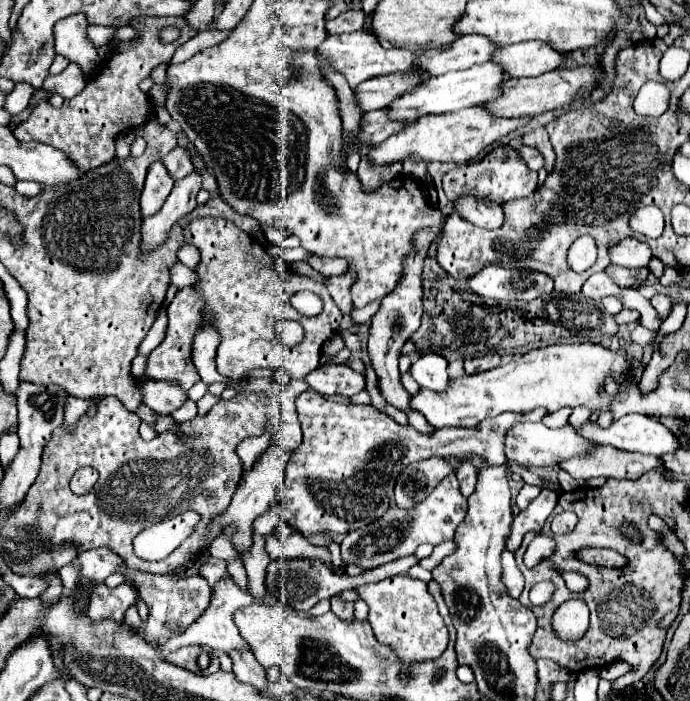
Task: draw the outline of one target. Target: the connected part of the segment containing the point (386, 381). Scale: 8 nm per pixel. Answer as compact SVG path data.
M424 229L424 233L416 235L416 253L412 253L412 257L408 257L408 261L404 261L404 281L400 281L400 285L388 293L388 297L384 297L378 313L372 317L372 325L370 325L370 339L368 339L368 355L372 361L372 367L378 375L378 383L380 383L380 391L386 397L388 403L392 403L394 407L402 409L408 415L408 421L414 429L418 429L420 433L434 433L436 427L432 427L426 417L410 407L410 399L412 395L404 389L402 381L400 381L400 371L398 371L398 357L400 357L400 349L402 345L412 337L412 333L420 327L420 317L422 317L422 263L426 259L426 251L430 247L430 243L436 239L436 229Z

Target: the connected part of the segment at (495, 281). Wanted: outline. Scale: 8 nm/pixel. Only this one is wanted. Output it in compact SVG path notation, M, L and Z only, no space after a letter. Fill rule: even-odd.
M488 265L480 273L476 273L476 277L470 277L468 285L474 293L478 293L480 297L486 297L486 299L530 301L530 299L540 297L542 293L550 293L554 283L544 273Z

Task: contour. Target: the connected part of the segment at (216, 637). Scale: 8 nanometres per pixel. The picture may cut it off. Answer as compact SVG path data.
M232 579L228 581L220 581L218 587L214 589L214 599L212 599L212 605L210 609L206 609L206 613L196 621L192 623L186 633L182 633L180 637L172 637L168 639L166 643L158 645L161 654L167 655L168 653L175 651L182 645L208 645L210 649L216 649L216 651L250 651L250 645L240 637L238 629L234 627L234 621L232 621L232 613L240 607L246 607L246 605L252 605L255 599L250 593L242 591L240 587L236 587L236 583Z

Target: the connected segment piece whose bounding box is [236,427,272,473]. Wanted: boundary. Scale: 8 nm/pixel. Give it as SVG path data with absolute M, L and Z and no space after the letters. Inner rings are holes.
M270 427L264 435L252 437L252 439L244 439L244 441L238 445L236 453L238 453L240 459L242 459L242 473L248 473L248 471L256 465L256 461L260 459L260 455L268 449L268 445L270 445L270 435L272 435L272 427Z

